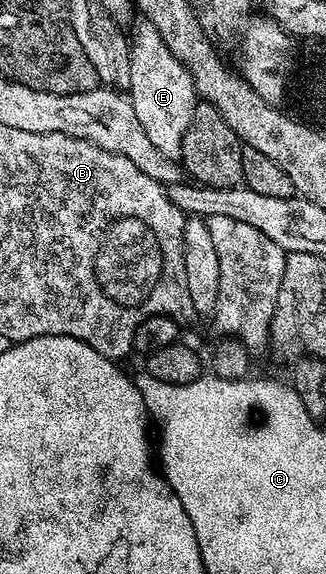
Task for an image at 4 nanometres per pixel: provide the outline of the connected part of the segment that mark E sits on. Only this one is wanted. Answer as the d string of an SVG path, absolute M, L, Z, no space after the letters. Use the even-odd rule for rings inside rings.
M140 19L139 25L131 32L131 54L129 54L129 78L131 87L129 99L133 106L133 114L137 114L137 122L145 129L145 135L165 158L179 160L183 155L183 139L185 130L189 130L189 118L193 118L193 110L197 103L193 78L189 70L161 42L161 34L148 20Z

